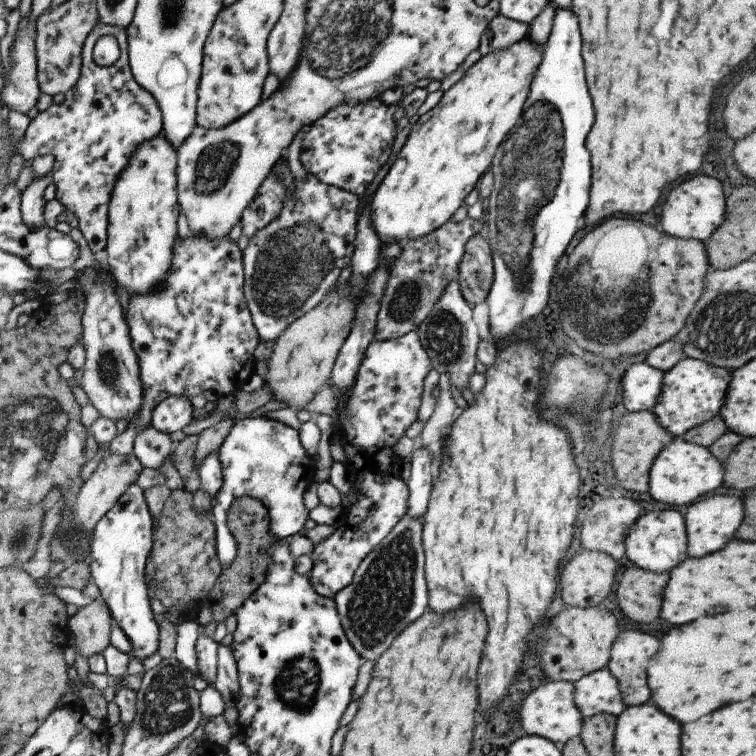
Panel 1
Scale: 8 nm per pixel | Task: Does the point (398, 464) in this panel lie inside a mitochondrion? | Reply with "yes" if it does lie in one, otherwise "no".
no

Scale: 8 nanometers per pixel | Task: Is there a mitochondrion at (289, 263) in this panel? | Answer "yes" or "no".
yes

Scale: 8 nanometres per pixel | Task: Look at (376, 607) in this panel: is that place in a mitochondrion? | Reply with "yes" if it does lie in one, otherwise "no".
yes

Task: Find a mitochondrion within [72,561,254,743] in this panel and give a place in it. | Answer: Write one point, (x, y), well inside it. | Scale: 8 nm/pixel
(166, 706)

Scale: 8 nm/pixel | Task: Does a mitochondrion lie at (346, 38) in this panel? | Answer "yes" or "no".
yes

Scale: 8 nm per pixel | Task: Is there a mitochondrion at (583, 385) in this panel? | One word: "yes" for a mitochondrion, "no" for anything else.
yes

